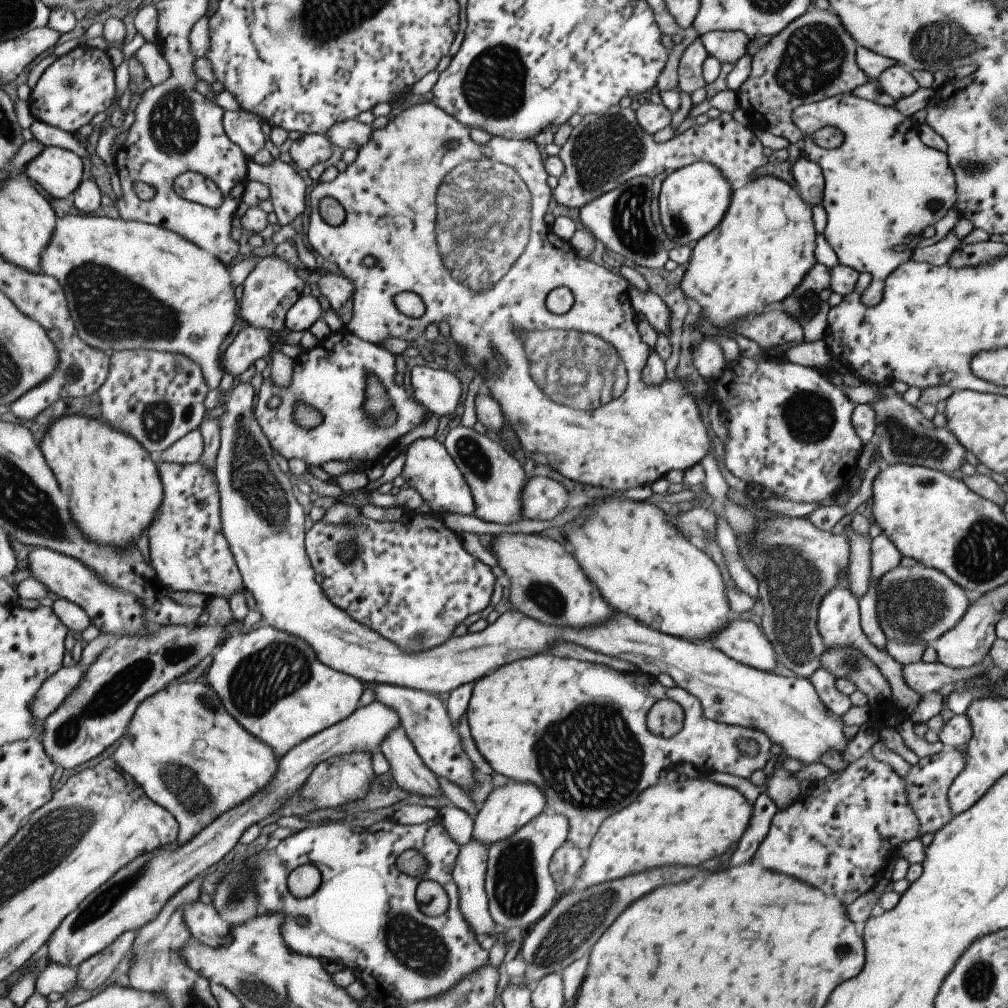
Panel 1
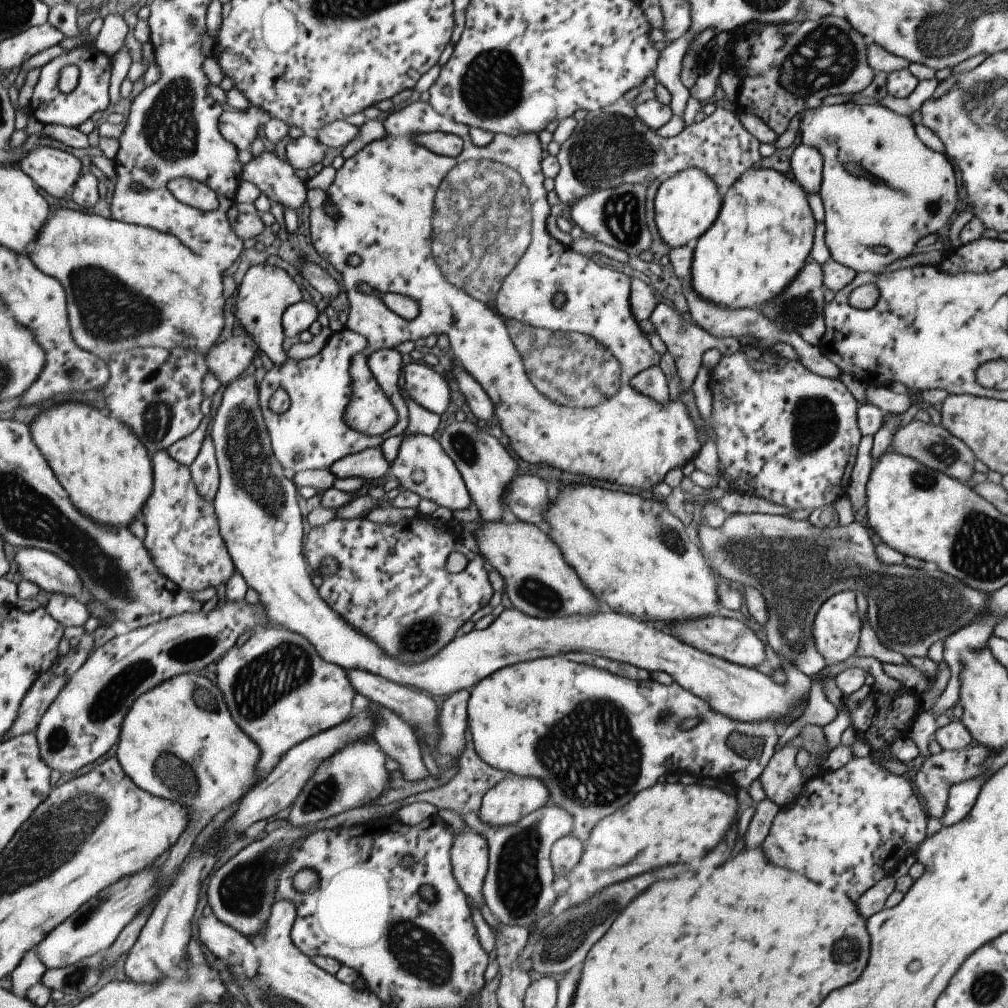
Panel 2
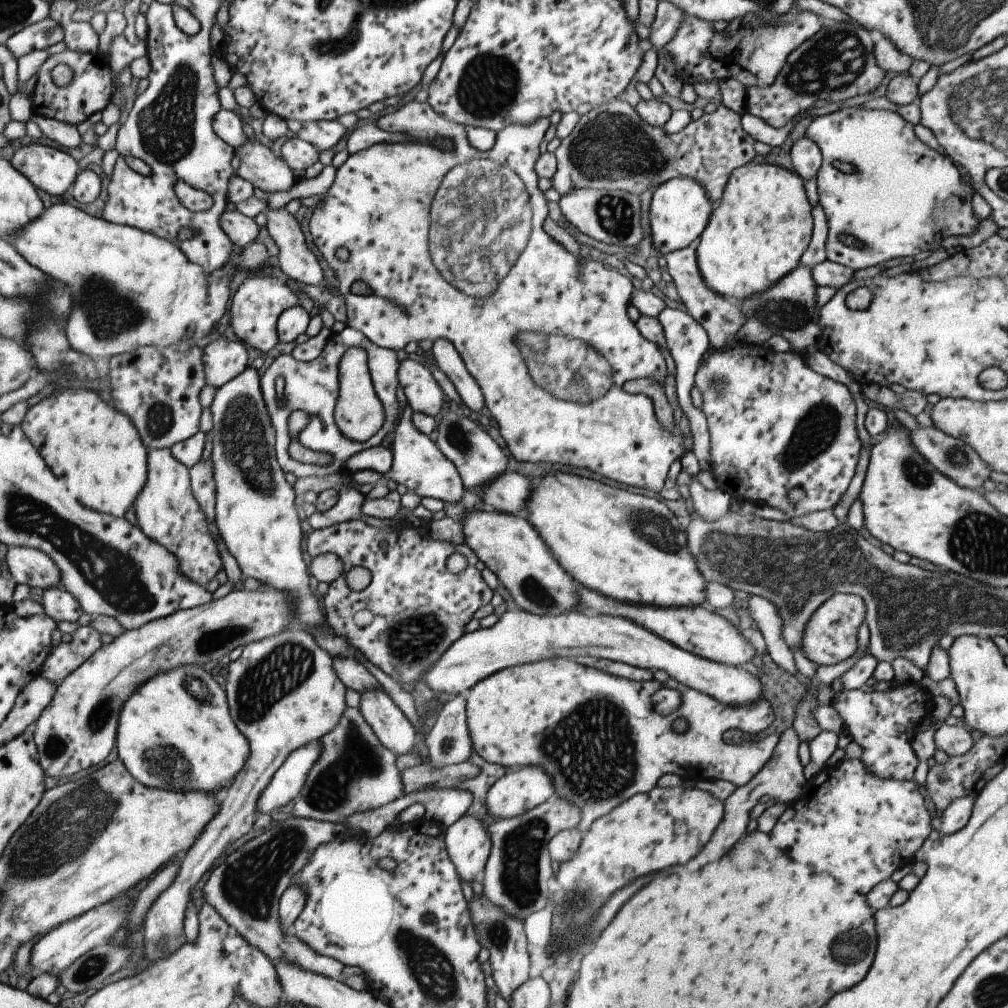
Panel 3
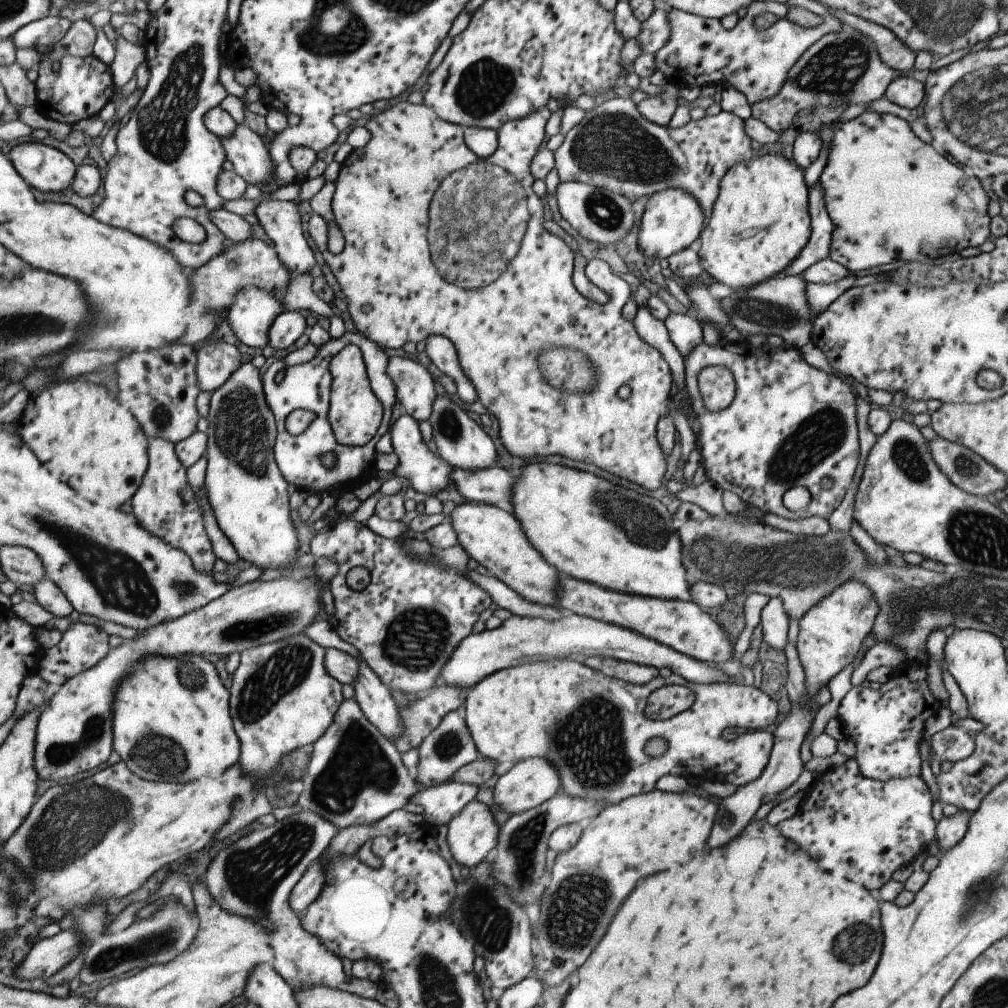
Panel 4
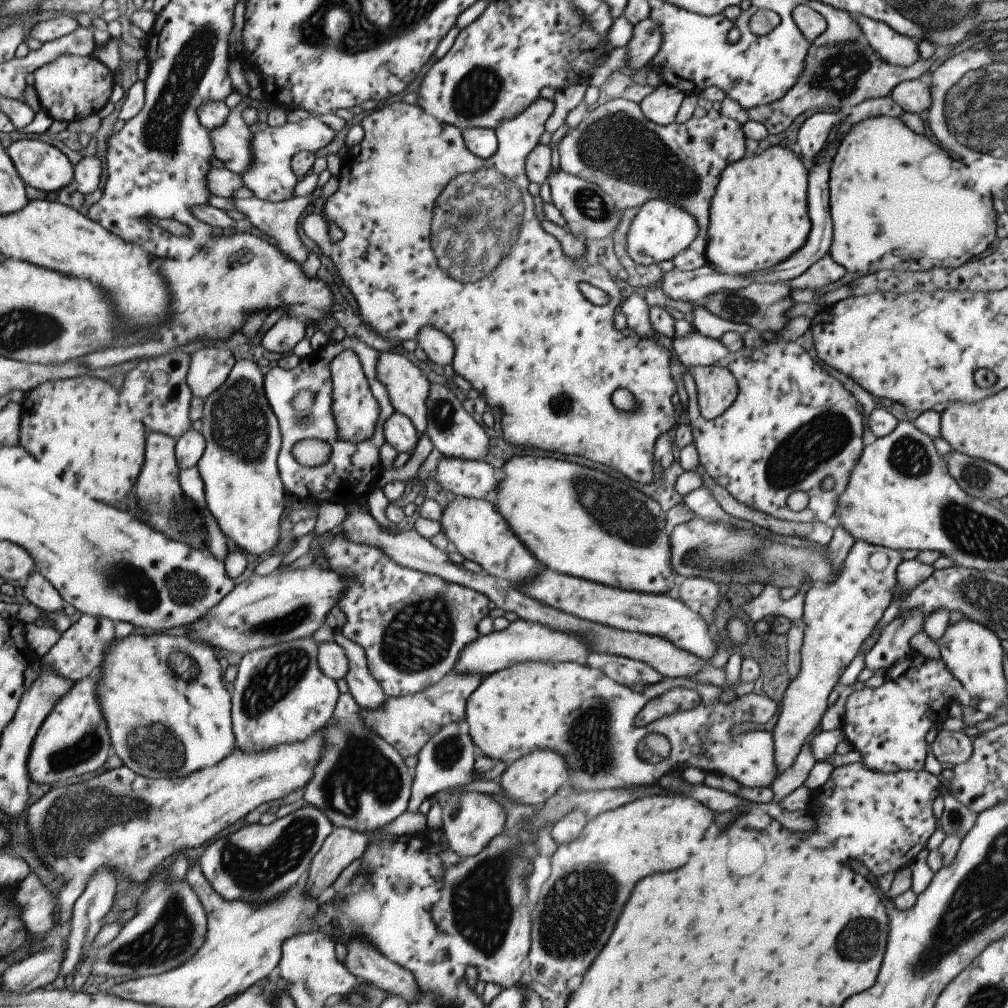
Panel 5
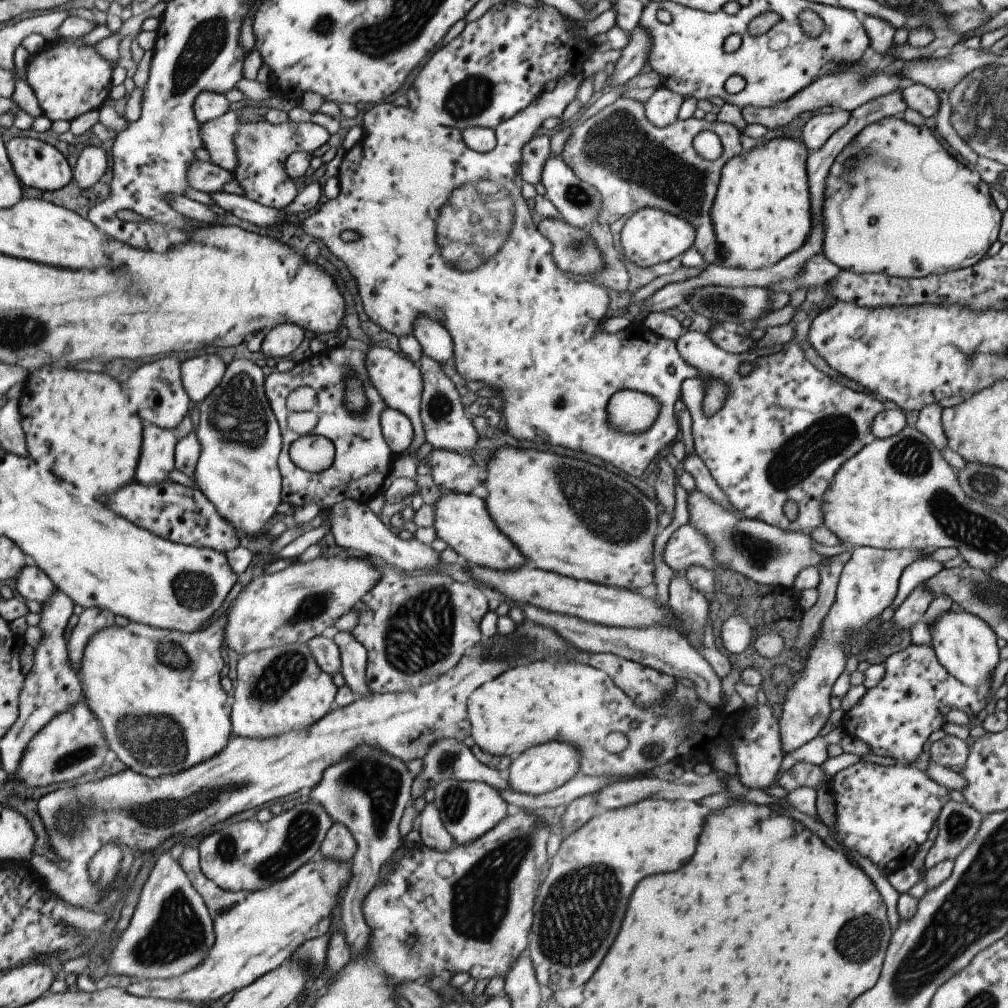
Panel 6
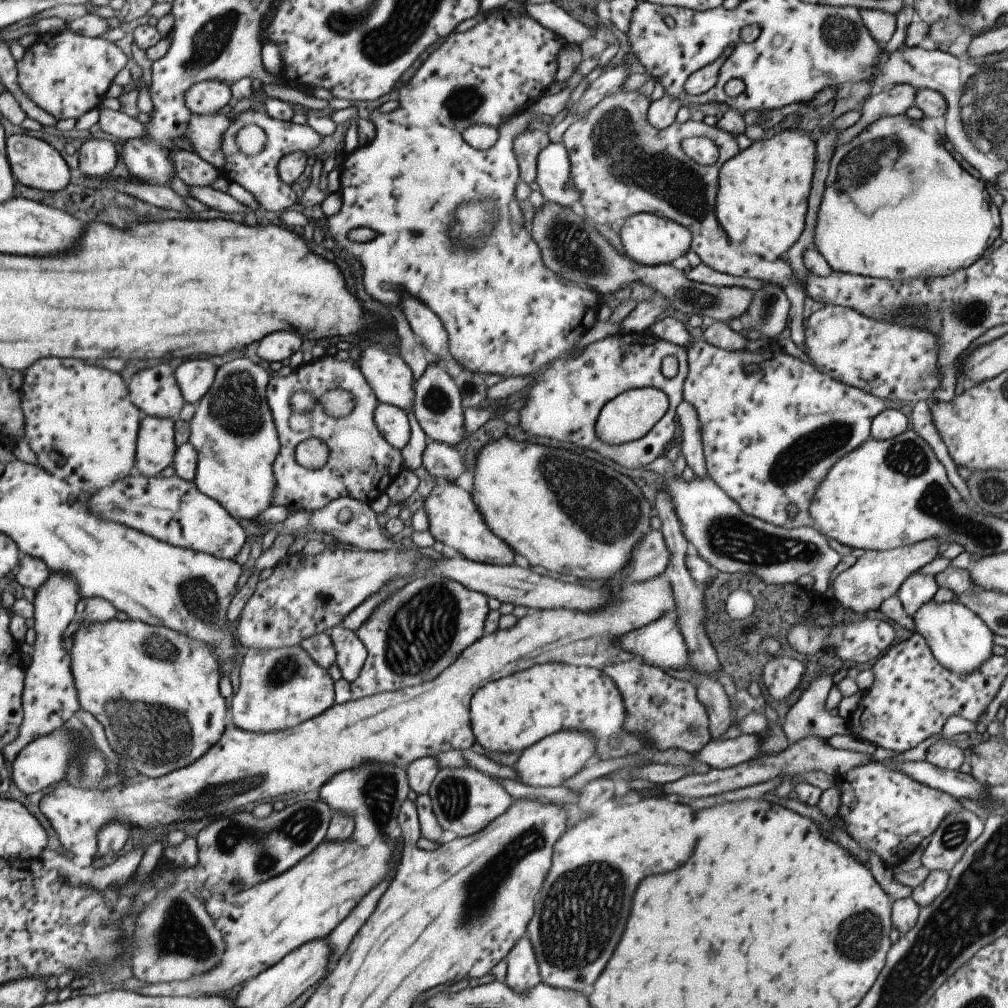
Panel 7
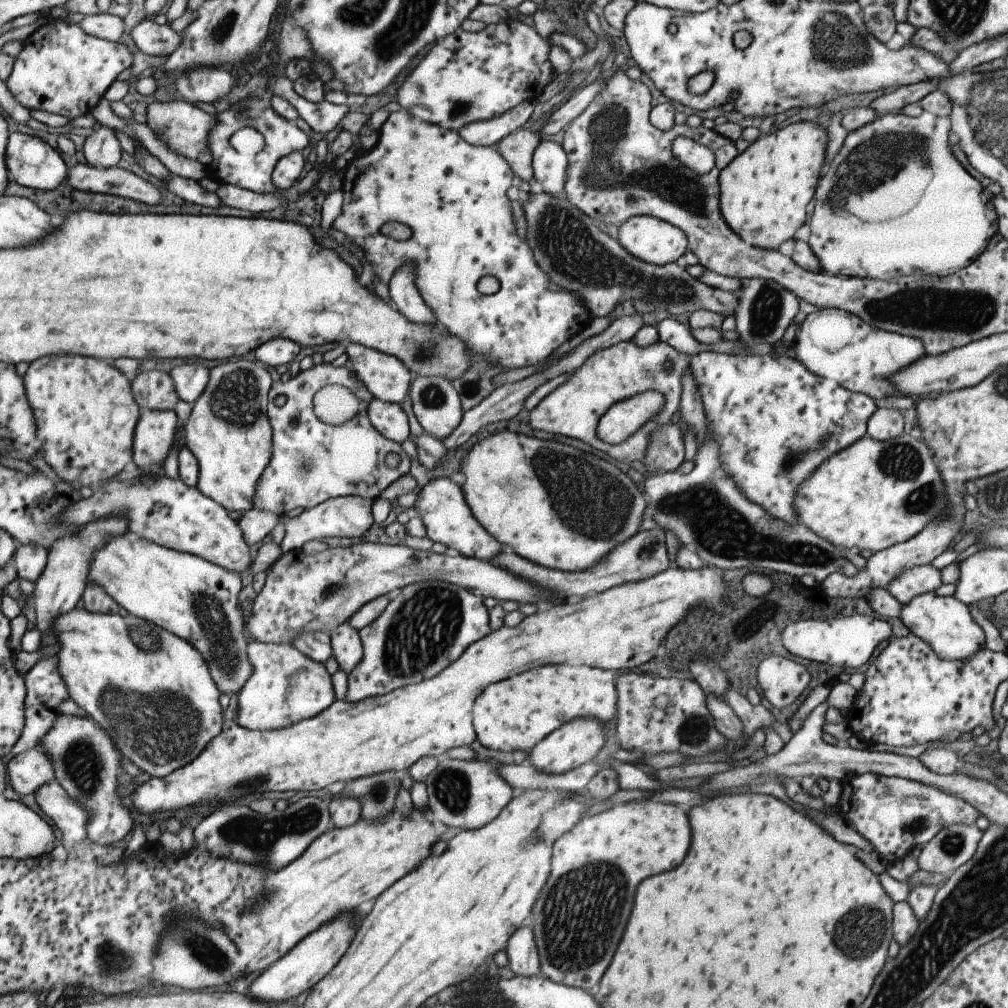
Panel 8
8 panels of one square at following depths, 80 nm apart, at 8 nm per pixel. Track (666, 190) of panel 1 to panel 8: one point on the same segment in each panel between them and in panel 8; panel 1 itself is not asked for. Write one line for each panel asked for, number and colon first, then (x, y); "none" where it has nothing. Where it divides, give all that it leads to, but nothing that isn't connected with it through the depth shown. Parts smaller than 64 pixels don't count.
2: (685, 205)
3: (678, 209)
4: (671, 220)
5: (659, 230)
6: (649, 236)
7: (647, 239)
8: (653, 241)

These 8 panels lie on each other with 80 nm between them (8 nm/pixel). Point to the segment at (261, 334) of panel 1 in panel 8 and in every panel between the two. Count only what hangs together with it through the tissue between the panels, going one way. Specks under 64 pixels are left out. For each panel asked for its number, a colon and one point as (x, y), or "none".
2: (225, 361)
3: (222, 359)
4: (215, 362)
5: (207, 368)
6: (198, 375)
7: (193, 377)
8: (189, 380)

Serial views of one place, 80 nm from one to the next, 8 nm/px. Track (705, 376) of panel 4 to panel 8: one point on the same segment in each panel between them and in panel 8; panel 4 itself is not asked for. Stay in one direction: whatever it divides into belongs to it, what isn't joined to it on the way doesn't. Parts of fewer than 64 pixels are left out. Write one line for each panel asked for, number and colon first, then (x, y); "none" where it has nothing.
5: (716, 388)
6: (443, 230)
7: (448, 228)
8: (452, 196)

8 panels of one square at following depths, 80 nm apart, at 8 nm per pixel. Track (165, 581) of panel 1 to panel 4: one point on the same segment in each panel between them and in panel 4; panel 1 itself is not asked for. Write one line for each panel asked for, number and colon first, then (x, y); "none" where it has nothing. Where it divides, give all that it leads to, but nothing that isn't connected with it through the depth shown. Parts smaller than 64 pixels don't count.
2: (181, 532)
3: (166, 512)
4: (164, 505)

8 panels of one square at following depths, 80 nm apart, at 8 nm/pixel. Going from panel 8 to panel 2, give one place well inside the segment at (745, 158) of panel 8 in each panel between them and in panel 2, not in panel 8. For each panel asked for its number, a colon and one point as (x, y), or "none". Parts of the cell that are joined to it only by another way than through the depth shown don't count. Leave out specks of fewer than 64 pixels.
2: (761, 238)
3: (762, 223)
4: (759, 221)
5: (758, 216)
6: (760, 212)
7: (760, 203)

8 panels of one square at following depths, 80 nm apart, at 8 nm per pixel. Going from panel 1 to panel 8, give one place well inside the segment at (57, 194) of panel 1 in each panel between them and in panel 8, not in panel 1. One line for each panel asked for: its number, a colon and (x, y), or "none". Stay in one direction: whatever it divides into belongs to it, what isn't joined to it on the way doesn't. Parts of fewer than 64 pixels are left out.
2: (55, 171)
3: (52, 171)
4: (45, 168)
5: (39, 165)
6: (36, 164)
7: (33, 163)
8: (31, 163)

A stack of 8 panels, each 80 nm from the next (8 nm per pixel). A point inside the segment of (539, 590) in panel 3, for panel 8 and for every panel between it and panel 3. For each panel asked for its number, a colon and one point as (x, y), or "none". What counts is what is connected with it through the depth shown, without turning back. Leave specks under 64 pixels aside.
4: (490, 536)
5: (473, 528)
6: (461, 520)
7: (454, 520)
8: (440, 504)

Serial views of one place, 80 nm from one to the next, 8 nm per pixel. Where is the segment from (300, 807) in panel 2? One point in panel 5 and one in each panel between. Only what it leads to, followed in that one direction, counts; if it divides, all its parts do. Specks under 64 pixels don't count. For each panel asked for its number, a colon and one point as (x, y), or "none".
3: (354, 772)
4: (355, 776)
5: (360, 783)

